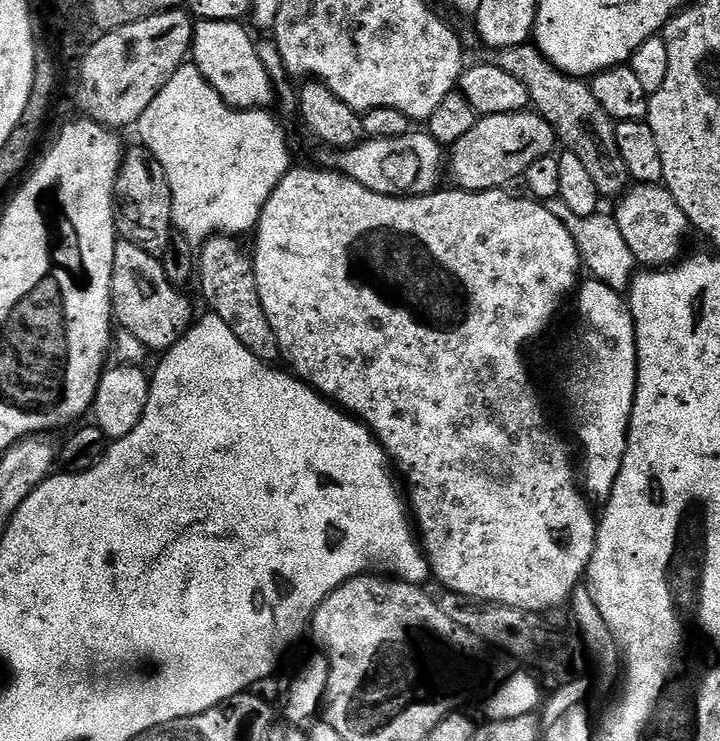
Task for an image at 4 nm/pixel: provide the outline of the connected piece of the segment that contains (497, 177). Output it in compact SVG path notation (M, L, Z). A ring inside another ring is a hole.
M525 110L514 114L490 114L479 117L474 126L463 138L458 138L446 152L446 176L453 180L455 187L462 192L495 192L509 187L511 180L519 181L524 171L534 162L553 155L552 147L557 147L558 141L552 124L541 118L535 110Z

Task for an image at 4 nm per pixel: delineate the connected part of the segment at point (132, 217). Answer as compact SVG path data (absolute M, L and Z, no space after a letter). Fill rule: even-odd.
M135 146L123 153L120 162L120 173L116 179L114 193L114 207L116 209L116 230L123 239L134 242L142 250L158 254L166 246L169 236L174 231L172 223L172 191L170 182L166 182L166 174L162 166L158 166L158 158L150 154L150 150L143 146Z

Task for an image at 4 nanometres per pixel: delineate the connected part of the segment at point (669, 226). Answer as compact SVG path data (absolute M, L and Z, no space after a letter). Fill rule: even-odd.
M633 183L624 195L615 201L614 219L622 234L626 246L630 246L630 254L634 254L637 265L659 270L671 266L681 259L683 240L690 233L690 225L686 214L682 214L682 206L674 202L674 194L660 184Z

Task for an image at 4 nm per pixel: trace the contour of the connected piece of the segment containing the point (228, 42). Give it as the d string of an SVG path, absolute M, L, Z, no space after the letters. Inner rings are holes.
M200 20L192 30L190 60L231 108L264 110L272 100L272 84L268 81L270 70L258 58L257 41L252 40L244 26L234 20Z

